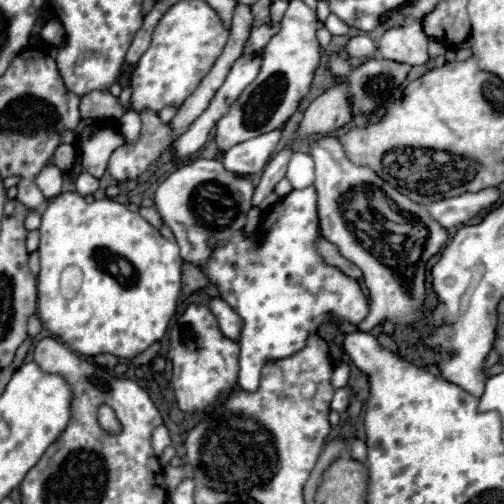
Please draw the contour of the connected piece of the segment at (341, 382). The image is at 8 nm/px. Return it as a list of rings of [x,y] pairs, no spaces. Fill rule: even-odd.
[[[346,362],[338,364],[336,370],[334,370],[334,376],[332,376],[332,386],[334,388],[342,388],[348,384],[348,376],[350,376],[350,366]]]

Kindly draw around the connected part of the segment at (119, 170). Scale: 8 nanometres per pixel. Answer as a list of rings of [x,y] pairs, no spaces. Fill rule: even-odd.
[[[140,112],[142,132],[134,144],[118,146],[108,162],[108,172],[116,182],[126,182],[128,178],[138,178],[172,142],[174,132],[170,124],[164,124],[158,112]]]

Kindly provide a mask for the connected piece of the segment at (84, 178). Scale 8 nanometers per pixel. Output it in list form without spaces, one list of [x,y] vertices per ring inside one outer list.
[[[82,174],[78,180],[76,180],[76,192],[86,196],[86,194],[92,194],[98,190],[98,180],[92,178],[90,174]]]

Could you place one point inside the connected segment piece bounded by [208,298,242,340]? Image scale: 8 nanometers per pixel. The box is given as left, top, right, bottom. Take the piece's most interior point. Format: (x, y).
(230, 324)

